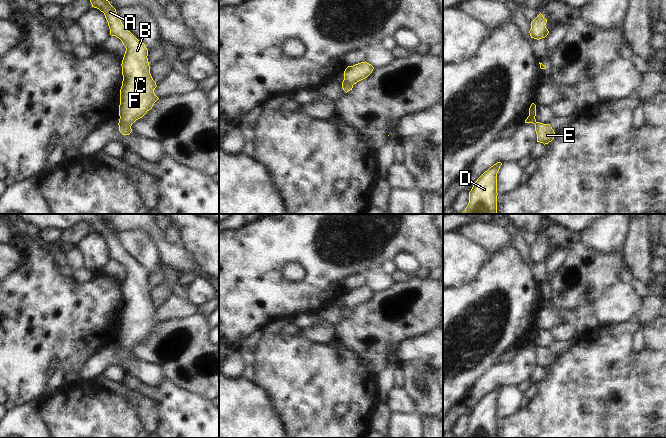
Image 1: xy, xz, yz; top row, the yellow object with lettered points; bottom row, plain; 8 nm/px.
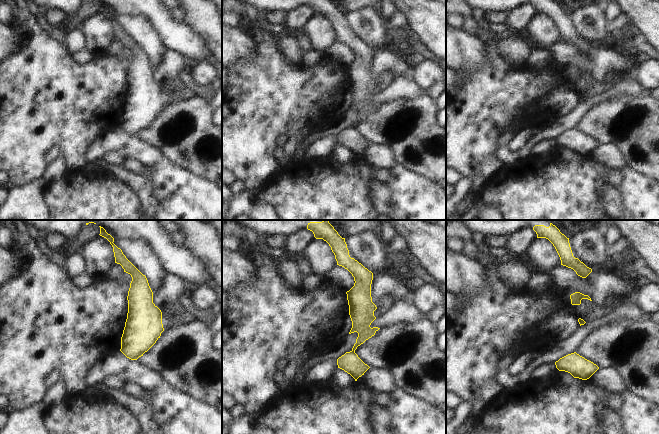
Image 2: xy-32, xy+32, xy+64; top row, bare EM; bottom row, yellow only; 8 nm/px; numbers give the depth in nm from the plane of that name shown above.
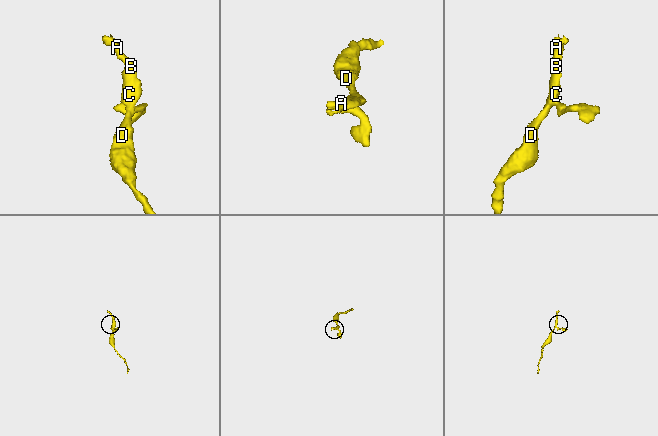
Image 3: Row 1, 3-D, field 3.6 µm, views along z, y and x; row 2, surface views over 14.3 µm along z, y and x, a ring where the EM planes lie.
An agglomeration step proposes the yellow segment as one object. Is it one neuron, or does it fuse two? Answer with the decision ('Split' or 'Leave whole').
Split

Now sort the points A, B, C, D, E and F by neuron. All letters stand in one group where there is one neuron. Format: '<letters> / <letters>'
A B C D F / E

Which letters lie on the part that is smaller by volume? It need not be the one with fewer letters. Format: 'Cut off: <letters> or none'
Cut off: E

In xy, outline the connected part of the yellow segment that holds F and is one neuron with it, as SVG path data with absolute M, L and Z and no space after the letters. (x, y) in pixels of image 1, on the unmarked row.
M84 216L82 217L82 222L88 223L92 231L104 237L110 253L110 259L119 262L126 272L121 288L123 305L120 313L119 347L131 351L136 344L142 342L151 334L154 327L159 323L154 317L157 309L150 298L150 290L147 282L148 274L144 267L140 266L124 251L116 233L99 216Z

